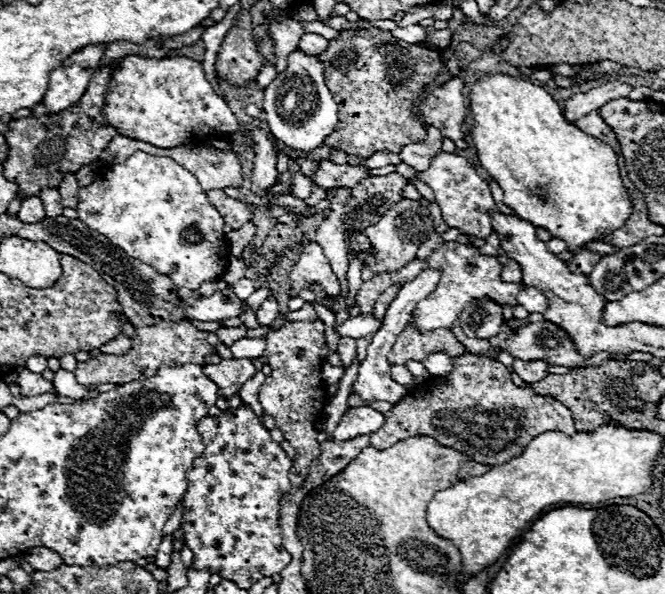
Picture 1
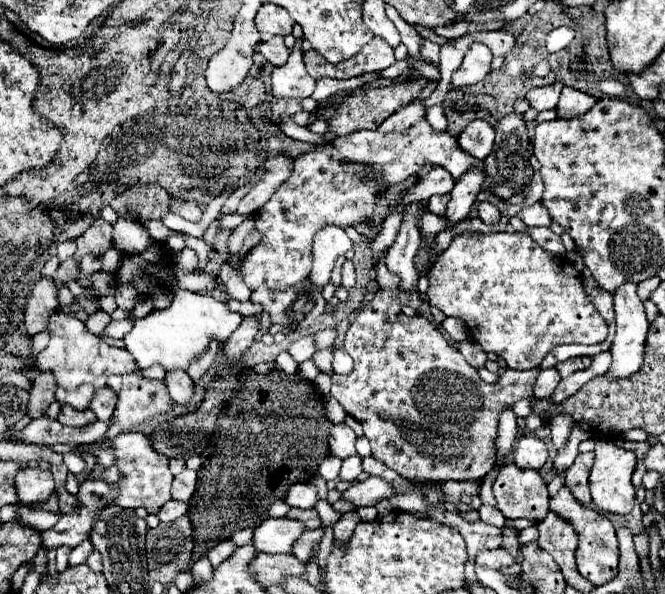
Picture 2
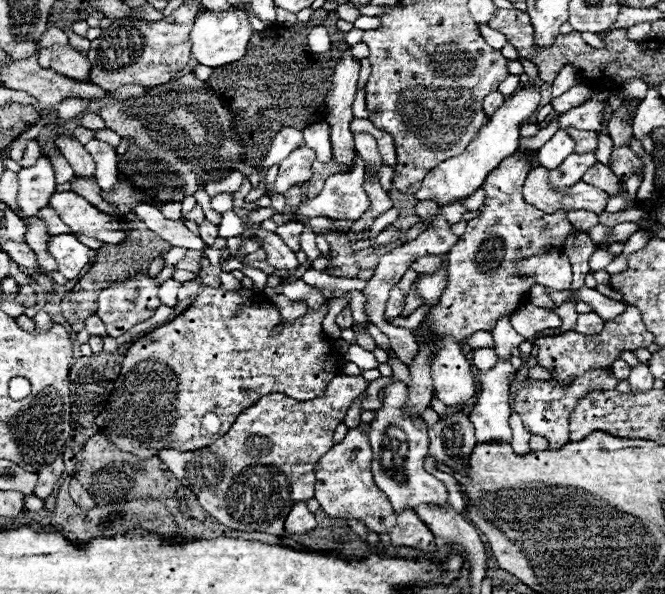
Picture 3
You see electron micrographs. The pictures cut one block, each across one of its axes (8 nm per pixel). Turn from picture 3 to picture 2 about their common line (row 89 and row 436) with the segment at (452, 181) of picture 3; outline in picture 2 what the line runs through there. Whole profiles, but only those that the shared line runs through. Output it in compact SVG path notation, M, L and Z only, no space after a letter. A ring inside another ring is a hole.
M530 434L530 436L522 436L518 440L512 456L514 456L514 464L520 468L540 470L544 466L544 462L548 460L548 450L540 438Z

